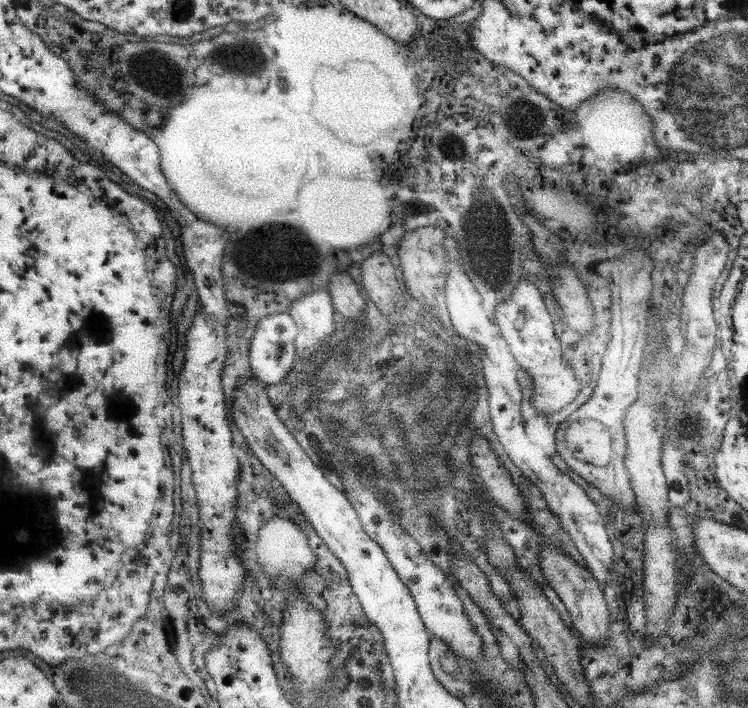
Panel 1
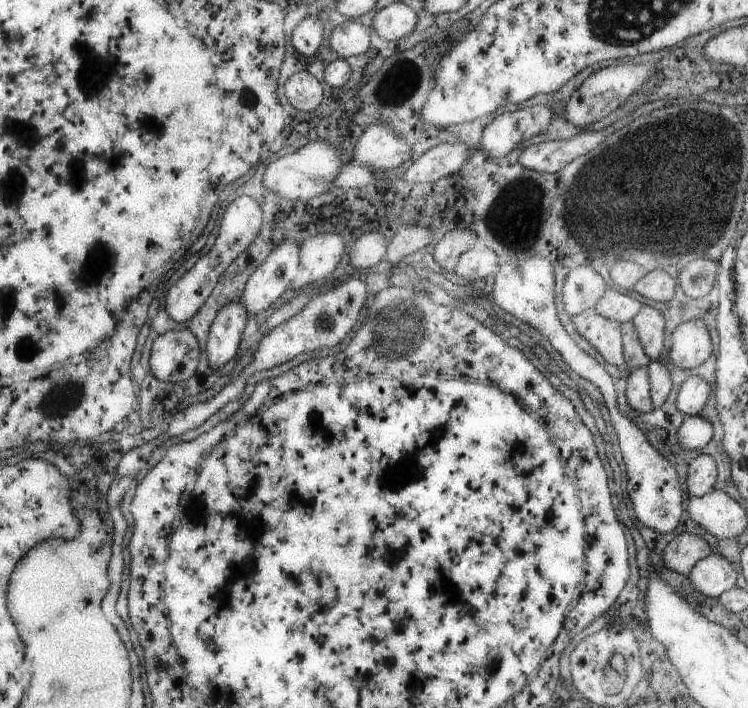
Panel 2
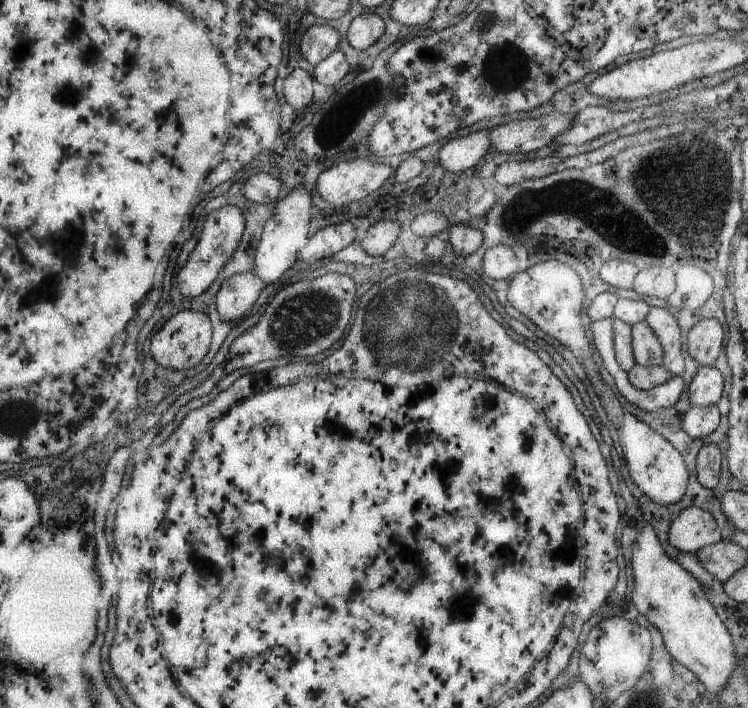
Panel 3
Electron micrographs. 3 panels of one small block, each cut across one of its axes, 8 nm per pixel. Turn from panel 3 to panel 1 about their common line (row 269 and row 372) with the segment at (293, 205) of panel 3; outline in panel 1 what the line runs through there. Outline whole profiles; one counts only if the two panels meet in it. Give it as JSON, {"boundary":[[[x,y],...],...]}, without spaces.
{"boundary":[[[290,312],[272,314],[272,316],[260,320],[260,323],[256,326],[255,336],[250,340],[248,360],[254,376],[264,386],[282,382],[282,379],[286,378],[288,372],[292,370],[294,358],[296,358],[297,354],[294,344],[296,336],[297,326],[294,319],[290,316]]]}

